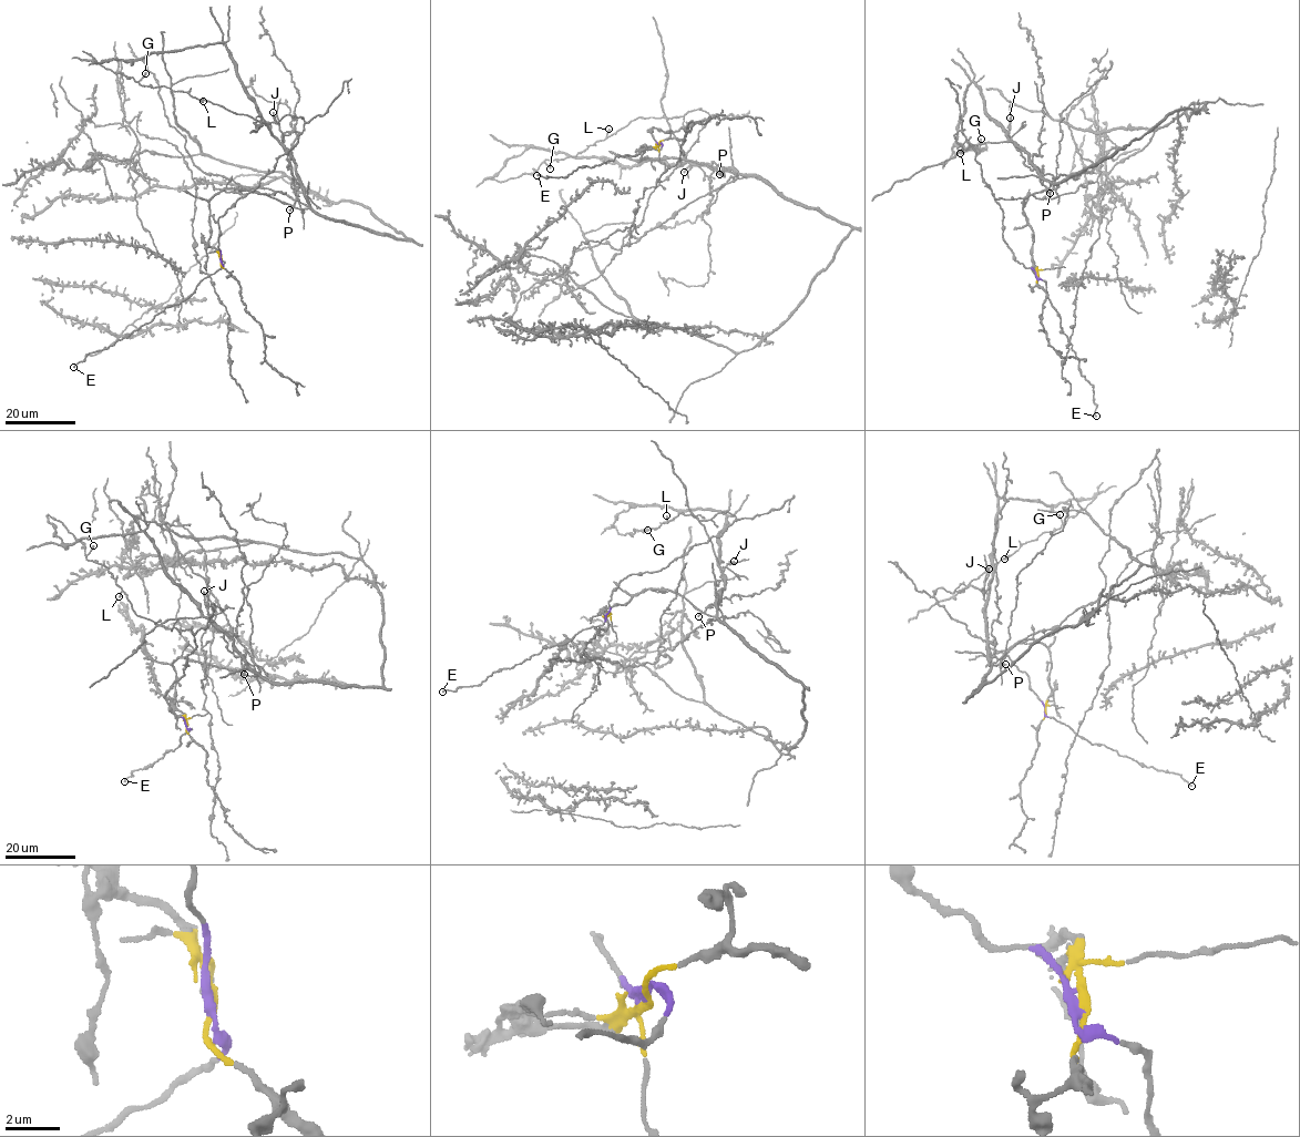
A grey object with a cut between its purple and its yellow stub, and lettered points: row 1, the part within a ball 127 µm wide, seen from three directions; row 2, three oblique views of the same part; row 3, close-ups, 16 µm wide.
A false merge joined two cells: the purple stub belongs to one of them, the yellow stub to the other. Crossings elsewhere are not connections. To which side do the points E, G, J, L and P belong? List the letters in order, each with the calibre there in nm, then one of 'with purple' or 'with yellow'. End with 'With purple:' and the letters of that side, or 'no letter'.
E: 240 nm thick; with purple
G: 360 nm thick; with purple
J: 200 nm thick; with yellow
L: 240 nm thick; with purple
P: 160 nm thick; with yellow
With purple: E, G, L

